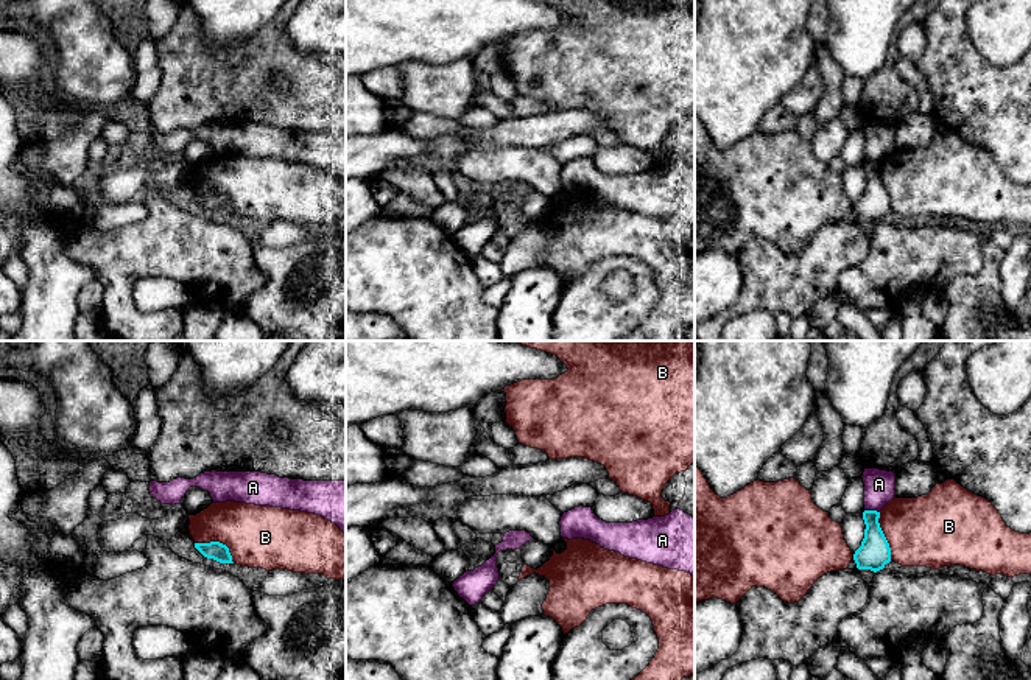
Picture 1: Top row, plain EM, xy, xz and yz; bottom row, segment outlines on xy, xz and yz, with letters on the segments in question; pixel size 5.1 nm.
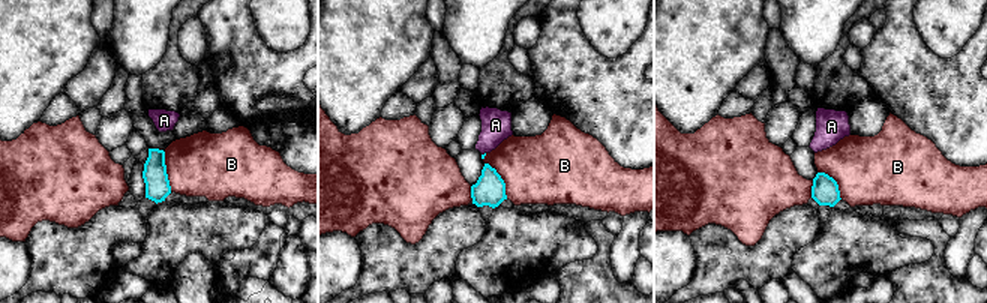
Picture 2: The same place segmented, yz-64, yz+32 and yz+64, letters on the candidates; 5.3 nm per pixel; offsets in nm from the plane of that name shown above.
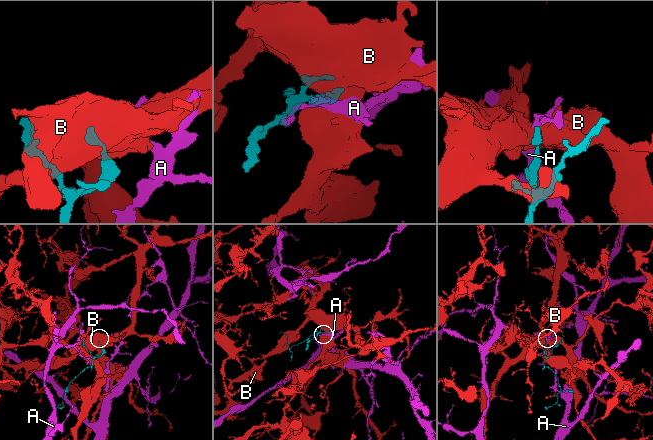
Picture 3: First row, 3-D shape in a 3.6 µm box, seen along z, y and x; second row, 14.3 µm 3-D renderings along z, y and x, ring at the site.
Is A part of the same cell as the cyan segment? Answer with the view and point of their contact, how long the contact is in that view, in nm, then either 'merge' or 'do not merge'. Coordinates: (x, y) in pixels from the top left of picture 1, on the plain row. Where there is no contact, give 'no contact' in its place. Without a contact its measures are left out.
yz (872, 162) | 80 nm | do not merge

